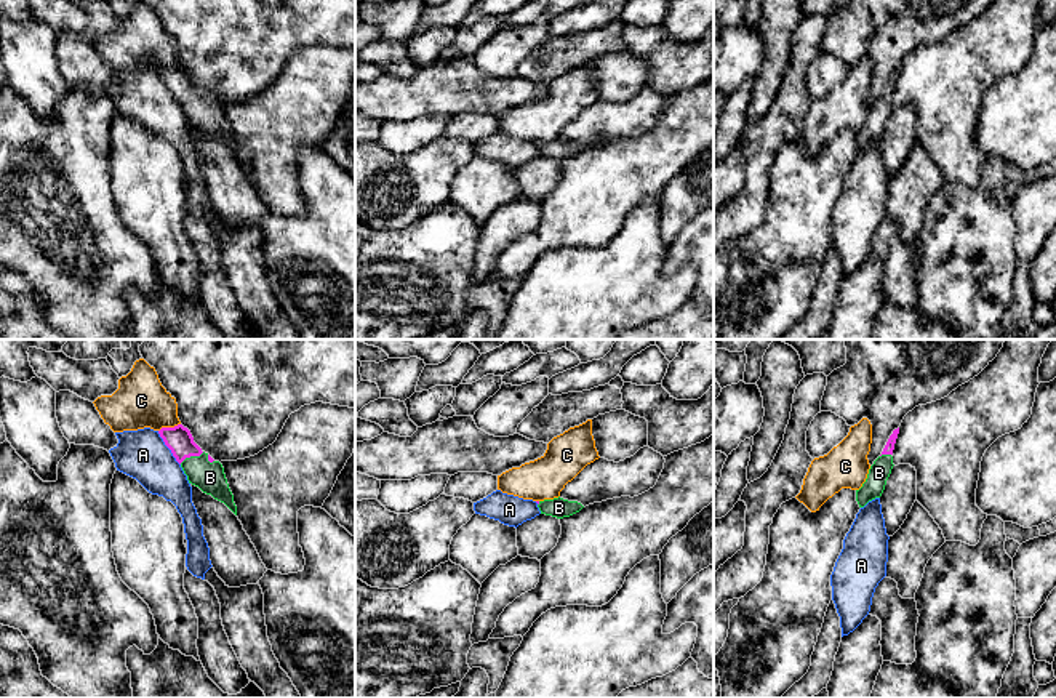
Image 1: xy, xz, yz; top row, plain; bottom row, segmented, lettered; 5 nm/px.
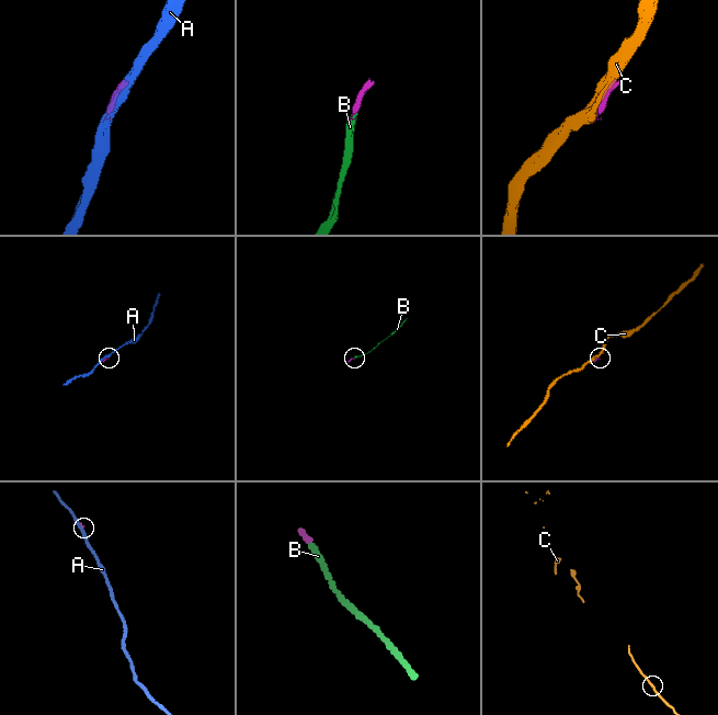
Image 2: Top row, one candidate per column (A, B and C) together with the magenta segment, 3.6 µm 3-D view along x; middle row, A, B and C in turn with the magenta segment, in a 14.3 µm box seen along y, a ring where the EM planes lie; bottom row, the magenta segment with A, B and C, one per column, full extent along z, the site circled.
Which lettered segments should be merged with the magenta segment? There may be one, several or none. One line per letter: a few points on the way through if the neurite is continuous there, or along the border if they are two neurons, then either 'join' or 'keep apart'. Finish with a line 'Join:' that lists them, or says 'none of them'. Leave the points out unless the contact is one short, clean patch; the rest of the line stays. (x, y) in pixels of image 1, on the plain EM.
A: keep apart
B: across xy (178, 80), (191, 96), (210, 119) | join
C: keep apart
Join: B

